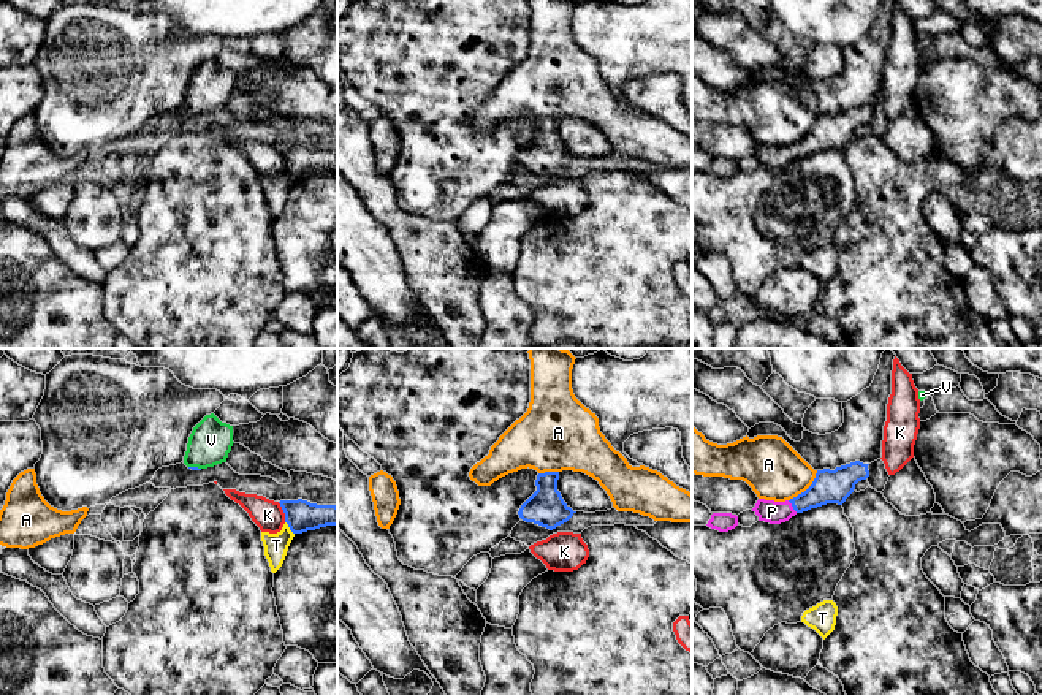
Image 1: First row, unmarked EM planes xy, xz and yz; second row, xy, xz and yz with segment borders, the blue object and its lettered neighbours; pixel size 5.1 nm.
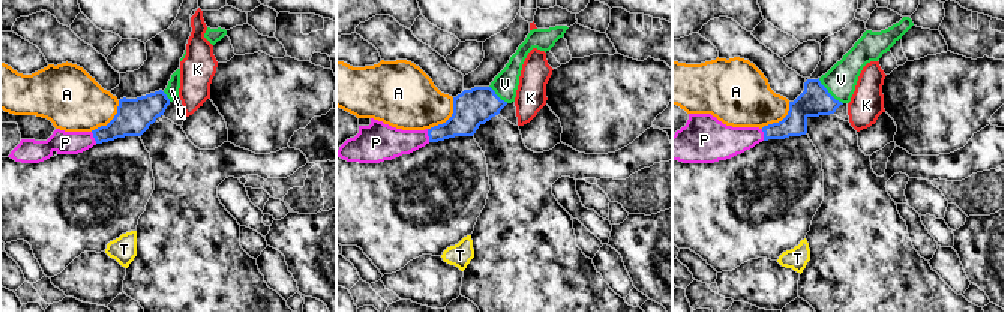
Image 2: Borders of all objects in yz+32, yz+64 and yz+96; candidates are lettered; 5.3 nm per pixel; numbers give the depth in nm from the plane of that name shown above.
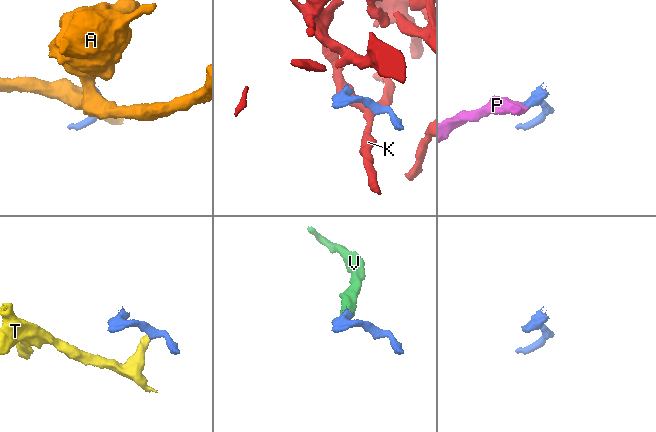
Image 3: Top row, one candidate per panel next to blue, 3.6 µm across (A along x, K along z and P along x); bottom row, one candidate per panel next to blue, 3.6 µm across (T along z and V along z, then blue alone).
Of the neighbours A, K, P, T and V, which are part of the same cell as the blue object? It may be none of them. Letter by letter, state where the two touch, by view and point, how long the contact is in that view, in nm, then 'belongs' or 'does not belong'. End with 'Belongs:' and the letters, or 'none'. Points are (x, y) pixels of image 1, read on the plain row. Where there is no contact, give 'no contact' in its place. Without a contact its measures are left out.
A: meets blue in yz at (808, 133); contact 220 nm long; does not belong
K: meets blue in xy at (284, 157); contact 110 nm long; does not belong
P: meets blue in yz at (792, 151); contact 80 nm long; belongs
T: meets blue in xy at (289, 171); contact 80 nm long; does not belong
V: meets blue in xy at (195, 113); contact 70 nm long; belongs
Belongs: P, V

